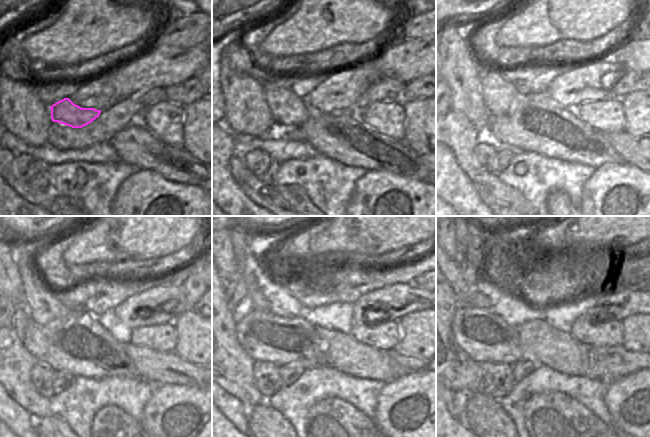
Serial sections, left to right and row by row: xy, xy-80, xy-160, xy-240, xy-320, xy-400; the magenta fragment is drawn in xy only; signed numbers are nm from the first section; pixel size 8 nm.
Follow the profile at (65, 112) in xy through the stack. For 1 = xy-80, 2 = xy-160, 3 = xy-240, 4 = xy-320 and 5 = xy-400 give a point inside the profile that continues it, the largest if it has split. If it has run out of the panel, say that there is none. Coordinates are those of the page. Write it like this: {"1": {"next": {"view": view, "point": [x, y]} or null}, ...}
{"1": {"next": {"view": "xy-80", "point": [289, 111]}}, "2": {"next": {"view": "xy-160", "point": [497, 92]}}, "3": {"next": {"view": "xy-240", "point": [43, 306]}}, "4": {"next": {"view": "xy-320", "point": [249, 264]}}, "5": {"next": {"view": "xy-400", "point": [460, 236]}}}

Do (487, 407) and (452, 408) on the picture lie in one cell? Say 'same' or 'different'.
same

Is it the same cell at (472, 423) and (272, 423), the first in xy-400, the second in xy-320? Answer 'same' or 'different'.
same

